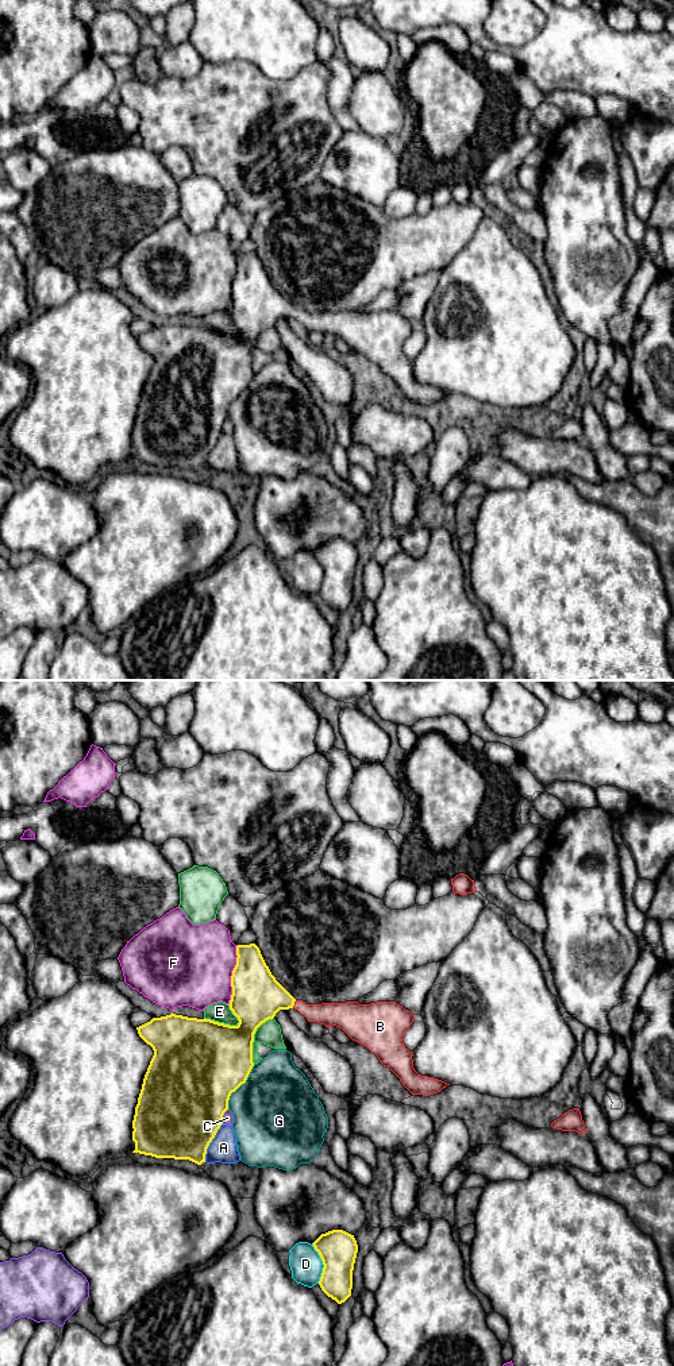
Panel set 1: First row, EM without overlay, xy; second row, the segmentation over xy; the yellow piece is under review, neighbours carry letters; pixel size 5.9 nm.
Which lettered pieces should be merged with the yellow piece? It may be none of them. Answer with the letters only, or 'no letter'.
B

